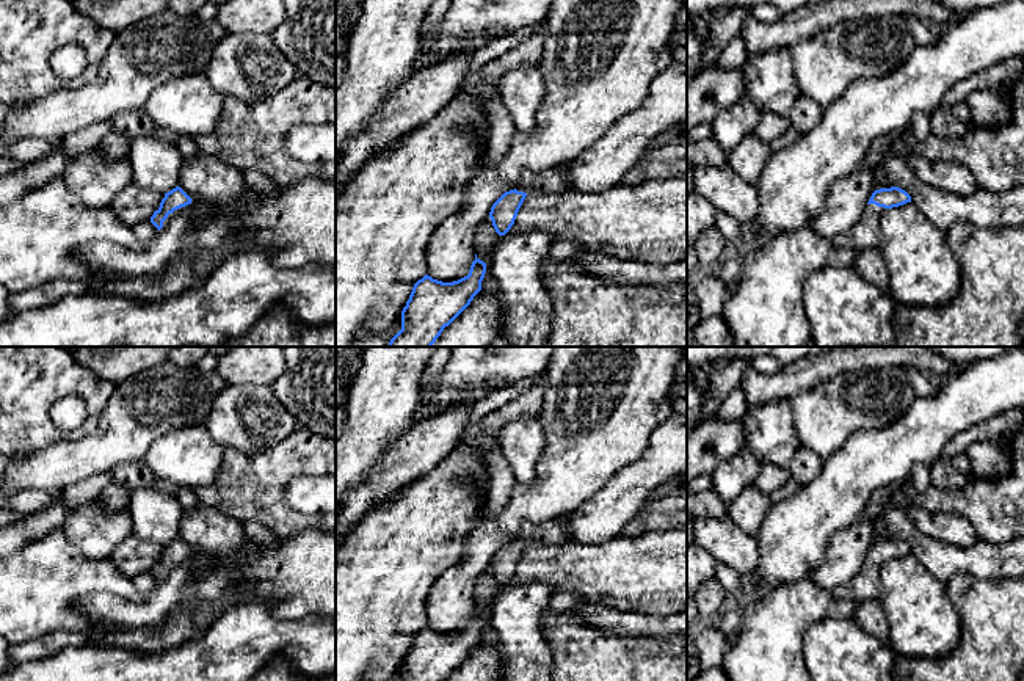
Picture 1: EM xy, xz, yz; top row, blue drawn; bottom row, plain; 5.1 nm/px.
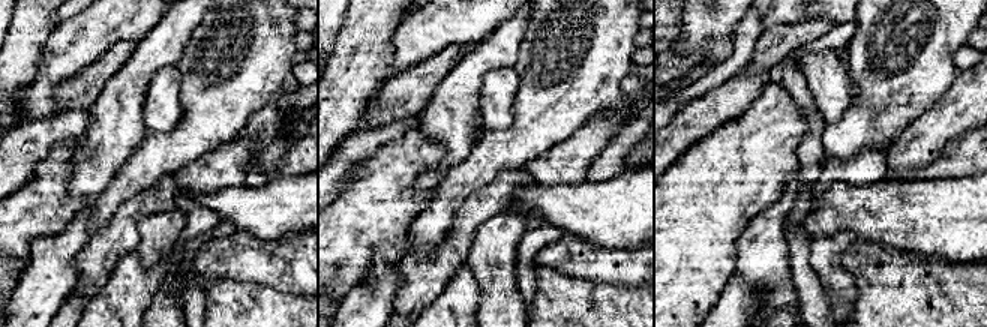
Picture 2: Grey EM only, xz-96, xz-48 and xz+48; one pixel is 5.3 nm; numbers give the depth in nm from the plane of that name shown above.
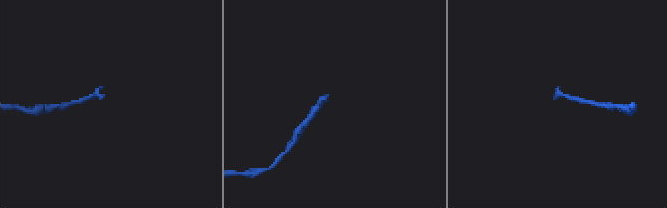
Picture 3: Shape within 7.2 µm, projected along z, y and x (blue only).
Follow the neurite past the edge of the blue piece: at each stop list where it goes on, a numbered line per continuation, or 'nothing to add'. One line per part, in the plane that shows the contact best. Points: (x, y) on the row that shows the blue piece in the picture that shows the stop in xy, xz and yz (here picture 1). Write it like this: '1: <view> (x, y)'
1: xy (198, 209)

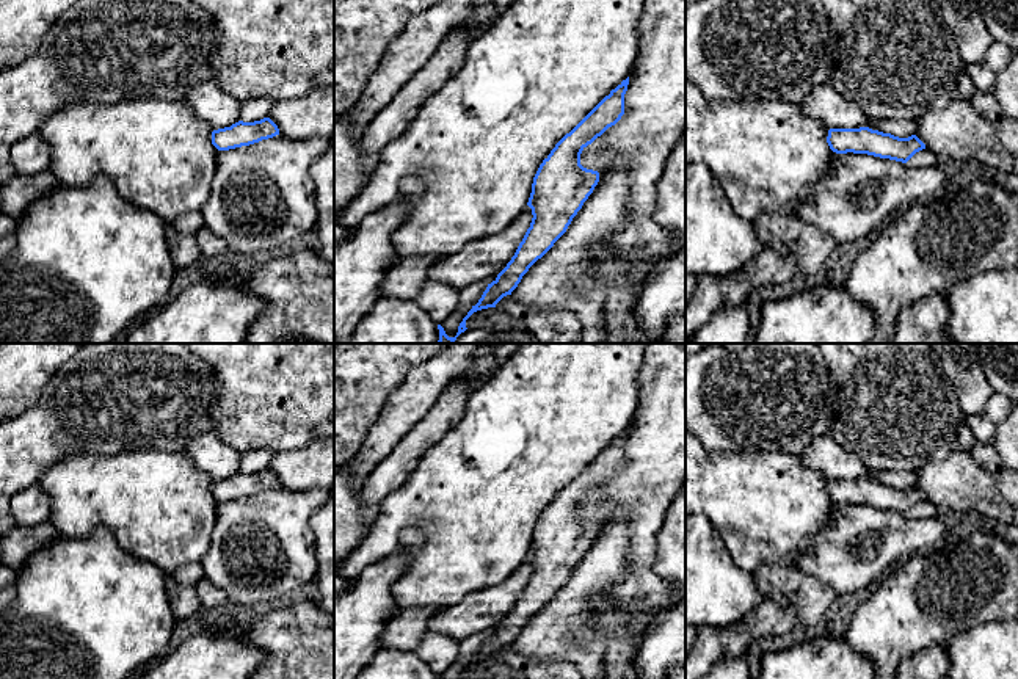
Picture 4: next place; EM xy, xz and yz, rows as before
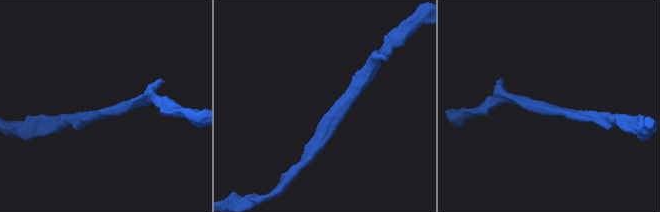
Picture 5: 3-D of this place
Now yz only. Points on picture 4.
nothing to add

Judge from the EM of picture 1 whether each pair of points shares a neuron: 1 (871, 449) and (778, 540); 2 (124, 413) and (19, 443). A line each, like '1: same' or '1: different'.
1: same
2: different

